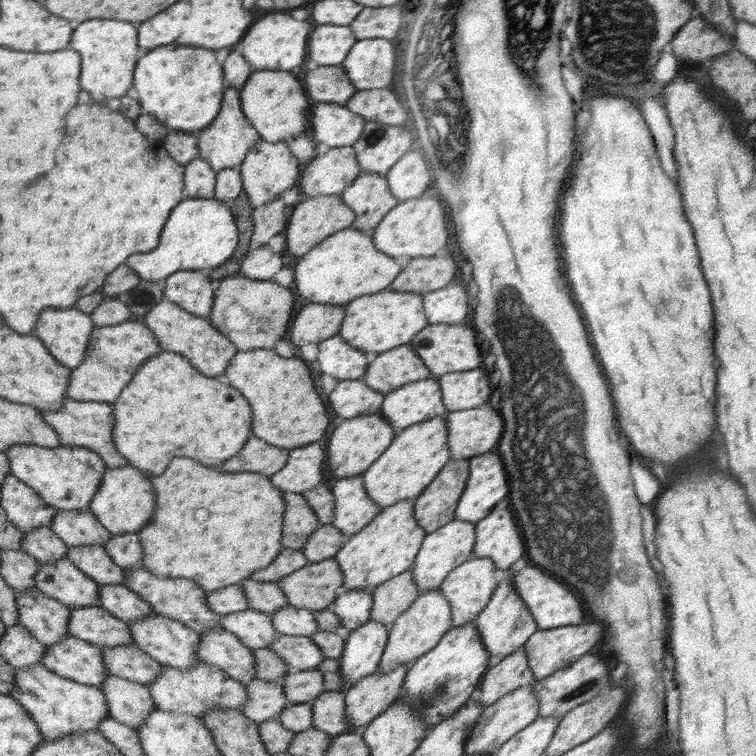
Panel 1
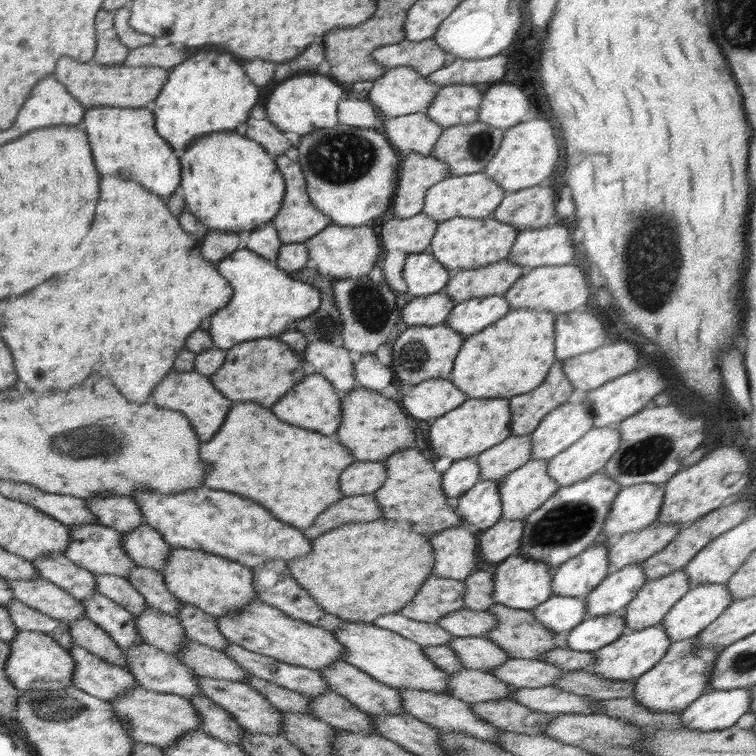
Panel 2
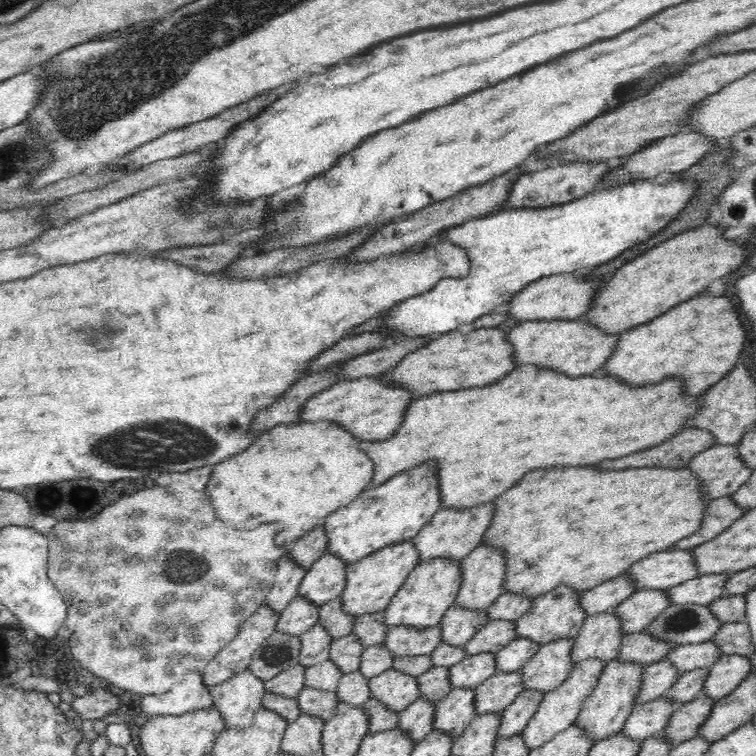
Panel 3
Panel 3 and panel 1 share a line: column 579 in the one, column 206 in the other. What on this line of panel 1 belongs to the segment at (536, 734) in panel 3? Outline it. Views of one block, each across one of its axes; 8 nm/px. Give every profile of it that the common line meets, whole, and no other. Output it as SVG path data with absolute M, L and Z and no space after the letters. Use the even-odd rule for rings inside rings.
M200 661L194 664L192 668L182 671L175 666L162 666L160 676L148 684L150 695L157 704L158 710L164 712L178 712L178 714L190 714L198 719L210 710L218 708L234 708L241 711L242 704L248 700L248 693L244 685L234 678L230 678L224 670Z

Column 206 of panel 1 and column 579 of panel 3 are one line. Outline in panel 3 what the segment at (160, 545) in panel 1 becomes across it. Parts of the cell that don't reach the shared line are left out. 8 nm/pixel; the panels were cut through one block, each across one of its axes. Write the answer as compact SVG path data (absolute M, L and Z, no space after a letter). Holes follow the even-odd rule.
M590 466L550 470L542 468L528 472L528 478L522 478L520 484L492 500L496 514L484 531L480 545L499 548L507 555L504 593L537 597L560 585L585 591L624 575L634 562L646 558L652 552L666 551L678 540L694 534L702 524L708 501L701 493L697 476L687 467L630 470L594 470ZM576 508L582 512L582 518L576 522L568 520L568 512Z

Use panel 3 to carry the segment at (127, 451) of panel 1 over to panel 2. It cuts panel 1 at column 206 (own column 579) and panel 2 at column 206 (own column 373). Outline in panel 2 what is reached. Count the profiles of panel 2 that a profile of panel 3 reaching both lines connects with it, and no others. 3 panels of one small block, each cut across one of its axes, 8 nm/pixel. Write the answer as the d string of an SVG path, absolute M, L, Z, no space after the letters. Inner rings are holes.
M236 404L230 408L224 426L216 432L216 438L208 440L200 448L200 458L214 464L214 470L206 476L202 485L242 494L268 508L277 519L301 530L312 526L318 514L345 497L340 491L340 474L357 461L346 446L338 443L336 434L324 435L315 430L286 424L258 404Z

